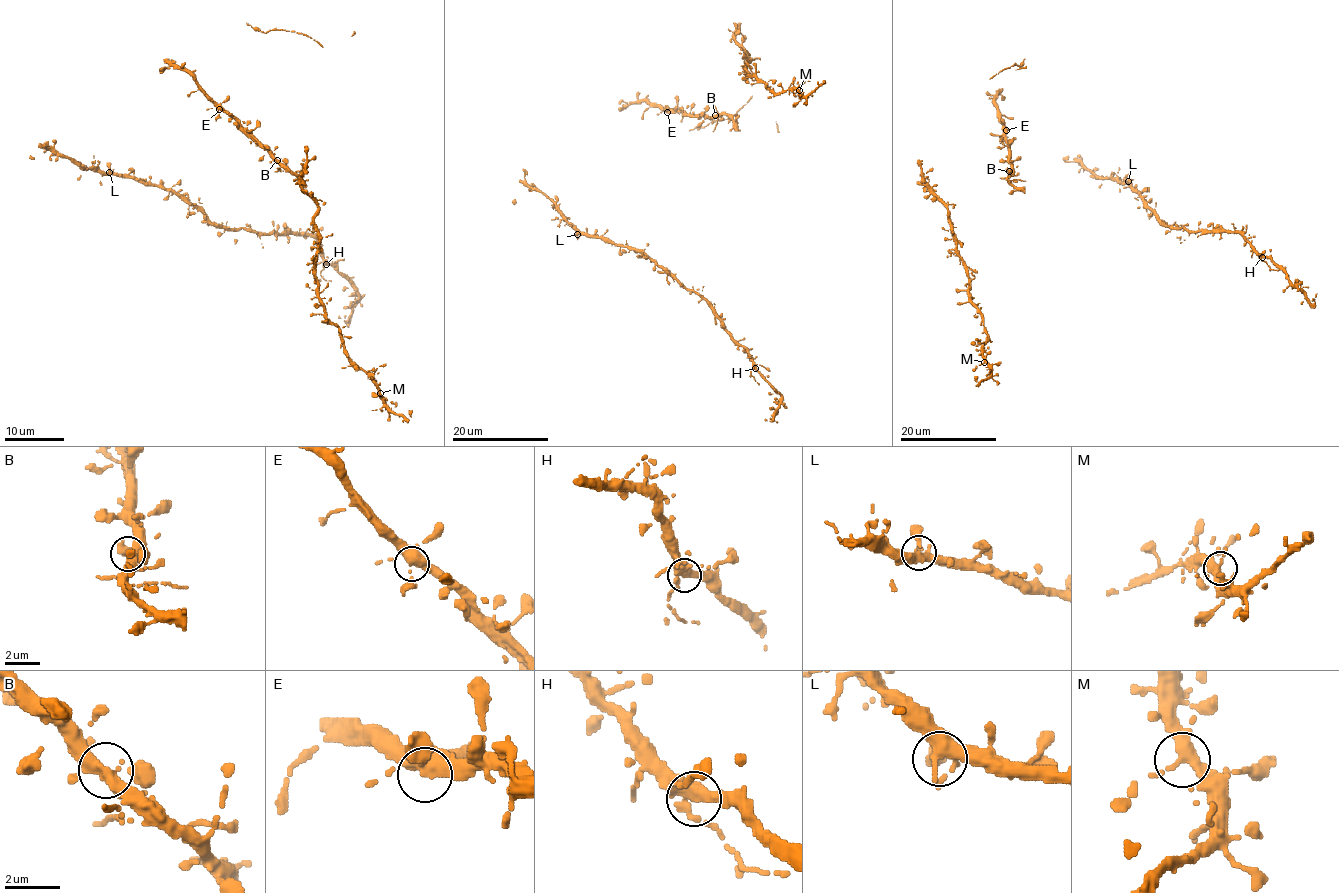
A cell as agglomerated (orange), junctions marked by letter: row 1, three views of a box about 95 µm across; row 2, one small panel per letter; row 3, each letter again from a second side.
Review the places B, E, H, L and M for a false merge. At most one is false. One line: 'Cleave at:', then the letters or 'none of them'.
Cleave at: none of them

